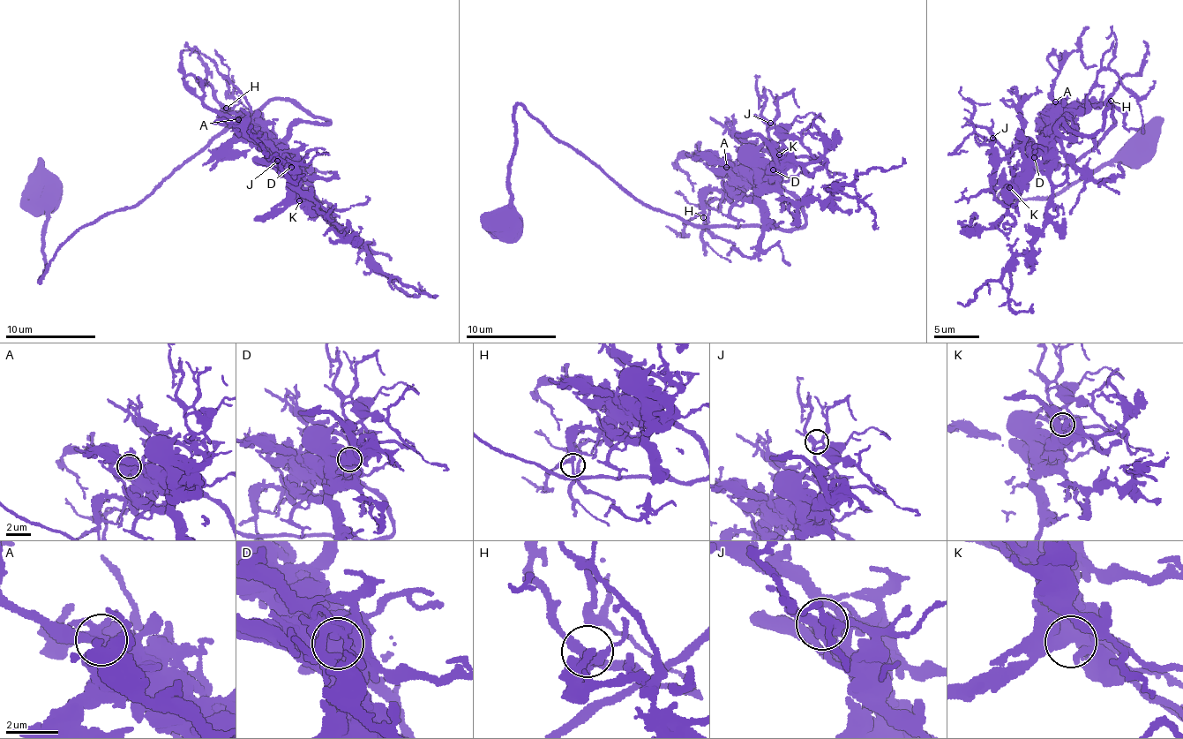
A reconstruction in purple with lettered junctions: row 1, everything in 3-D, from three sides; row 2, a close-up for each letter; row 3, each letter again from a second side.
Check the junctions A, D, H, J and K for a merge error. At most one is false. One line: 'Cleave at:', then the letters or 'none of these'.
Cleave at: none of these

